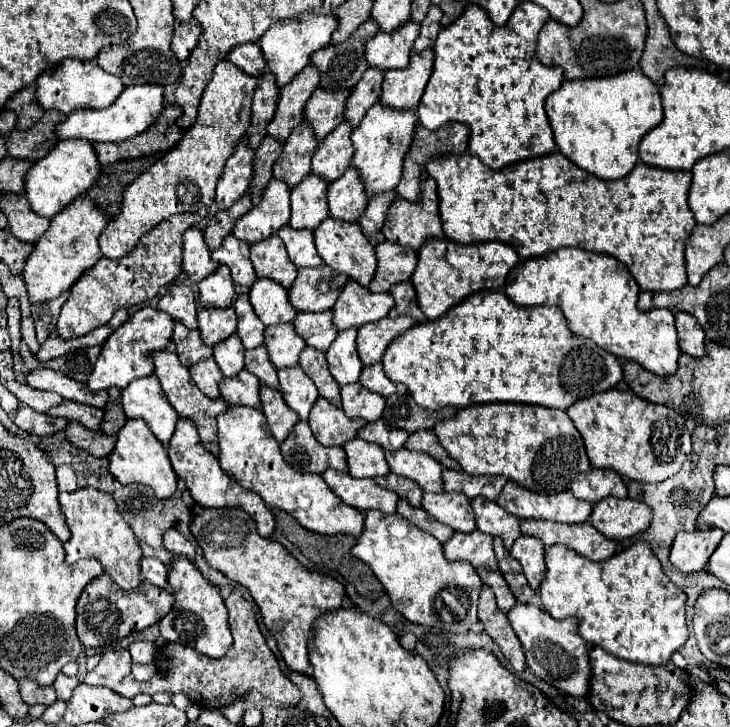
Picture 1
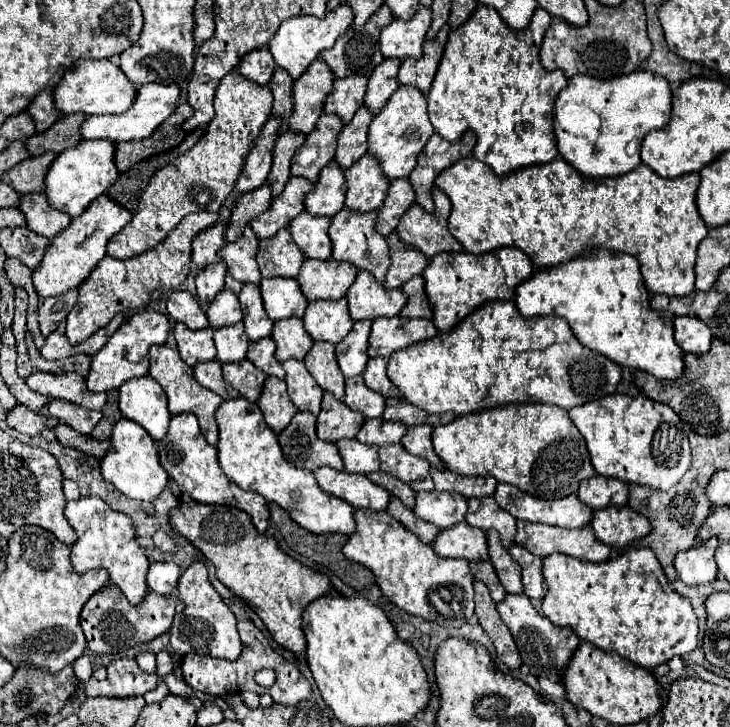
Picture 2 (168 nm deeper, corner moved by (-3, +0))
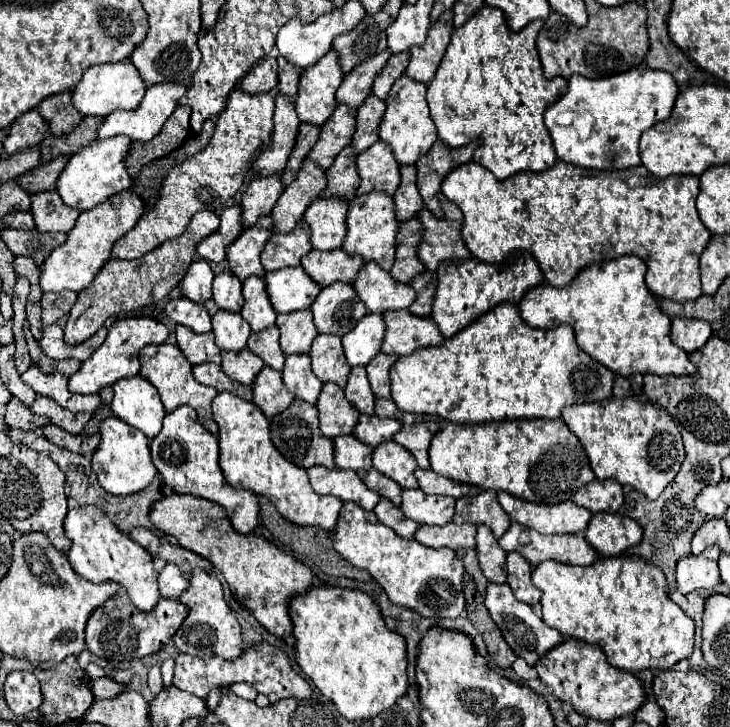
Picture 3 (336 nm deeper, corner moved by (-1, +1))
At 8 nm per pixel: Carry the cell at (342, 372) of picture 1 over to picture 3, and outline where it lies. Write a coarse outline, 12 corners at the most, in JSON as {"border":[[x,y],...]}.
{"border":[[368,313],[342,337],[348,365],[380,353],[386,325]]}

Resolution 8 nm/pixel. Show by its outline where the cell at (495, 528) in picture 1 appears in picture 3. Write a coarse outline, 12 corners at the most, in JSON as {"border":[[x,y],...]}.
{"border":[[496,491],[456,501],[452,523],[484,523],[500,539],[512,521]]}

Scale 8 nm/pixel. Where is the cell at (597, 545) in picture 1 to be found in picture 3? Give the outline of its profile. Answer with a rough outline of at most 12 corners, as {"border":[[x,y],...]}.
{"border":[[516,523],[498,539],[532,567],[598,559],[584,535],[542,535]]}

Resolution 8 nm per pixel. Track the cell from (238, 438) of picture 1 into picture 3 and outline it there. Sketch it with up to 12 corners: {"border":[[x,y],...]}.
{"border":[[222,391],[212,401],[220,469],[296,525],[332,531],[342,501],[270,441],[266,415]]}

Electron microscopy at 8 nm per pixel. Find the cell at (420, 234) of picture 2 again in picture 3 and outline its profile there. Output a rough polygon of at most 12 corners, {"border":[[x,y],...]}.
{"border":[[438,195],[444,219],[428,209],[420,259],[430,269],[442,261],[468,259],[460,229],[464,215]]}

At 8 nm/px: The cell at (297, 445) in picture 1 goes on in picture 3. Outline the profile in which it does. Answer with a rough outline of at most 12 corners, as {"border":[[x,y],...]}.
{"border":[[294,399],[270,419],[274,447],[308,469],[334,469],[316,405]]}

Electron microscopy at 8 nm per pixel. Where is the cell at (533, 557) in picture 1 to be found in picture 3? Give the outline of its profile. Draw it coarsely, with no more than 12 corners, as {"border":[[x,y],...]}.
{"border":[[508,553],[508,585],[518,601],[540,601],[530,581],[532,567],[520,553]]}

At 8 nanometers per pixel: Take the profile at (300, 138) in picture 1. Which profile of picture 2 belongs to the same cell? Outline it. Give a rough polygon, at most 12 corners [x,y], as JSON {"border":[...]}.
{"border":[[322,114],[290,162],[310,182],[334,158],[338,116]]}

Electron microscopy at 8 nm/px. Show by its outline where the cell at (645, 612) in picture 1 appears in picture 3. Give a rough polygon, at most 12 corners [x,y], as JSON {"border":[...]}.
{"border":[[640,557],[532,573],[542,619],[616,669],[670,669],[694,621]]}

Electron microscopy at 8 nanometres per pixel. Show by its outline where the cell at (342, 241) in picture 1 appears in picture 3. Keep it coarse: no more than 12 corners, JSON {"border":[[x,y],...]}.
{"border":[[388,193],[356,195],[342,249],[390,271],[396,209]]}

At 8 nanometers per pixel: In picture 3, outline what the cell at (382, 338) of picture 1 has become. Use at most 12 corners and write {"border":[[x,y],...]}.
{"border":[[384,313],[384,353],[410,355],[444,341],[432,317]]}

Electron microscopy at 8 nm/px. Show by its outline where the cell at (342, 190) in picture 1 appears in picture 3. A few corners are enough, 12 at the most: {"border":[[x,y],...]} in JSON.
{"border":[[386,141],[358,155],[356,195],[400,185],[400,165]]}

